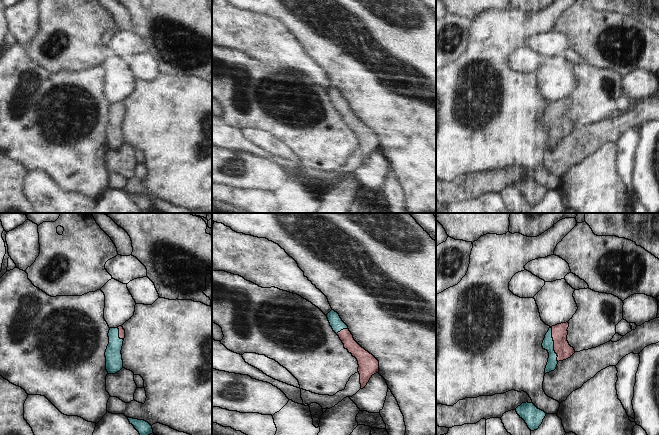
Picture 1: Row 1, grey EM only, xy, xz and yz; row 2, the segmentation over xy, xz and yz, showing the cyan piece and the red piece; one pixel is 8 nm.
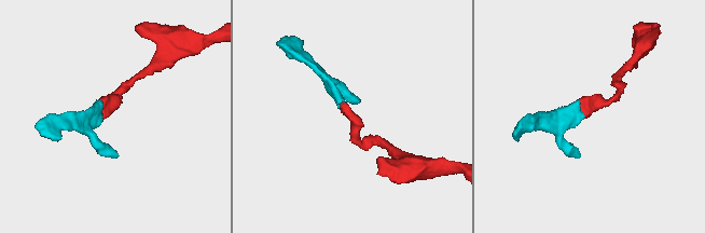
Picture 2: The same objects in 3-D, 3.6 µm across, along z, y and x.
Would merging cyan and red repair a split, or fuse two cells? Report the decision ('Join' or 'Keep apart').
Join.

